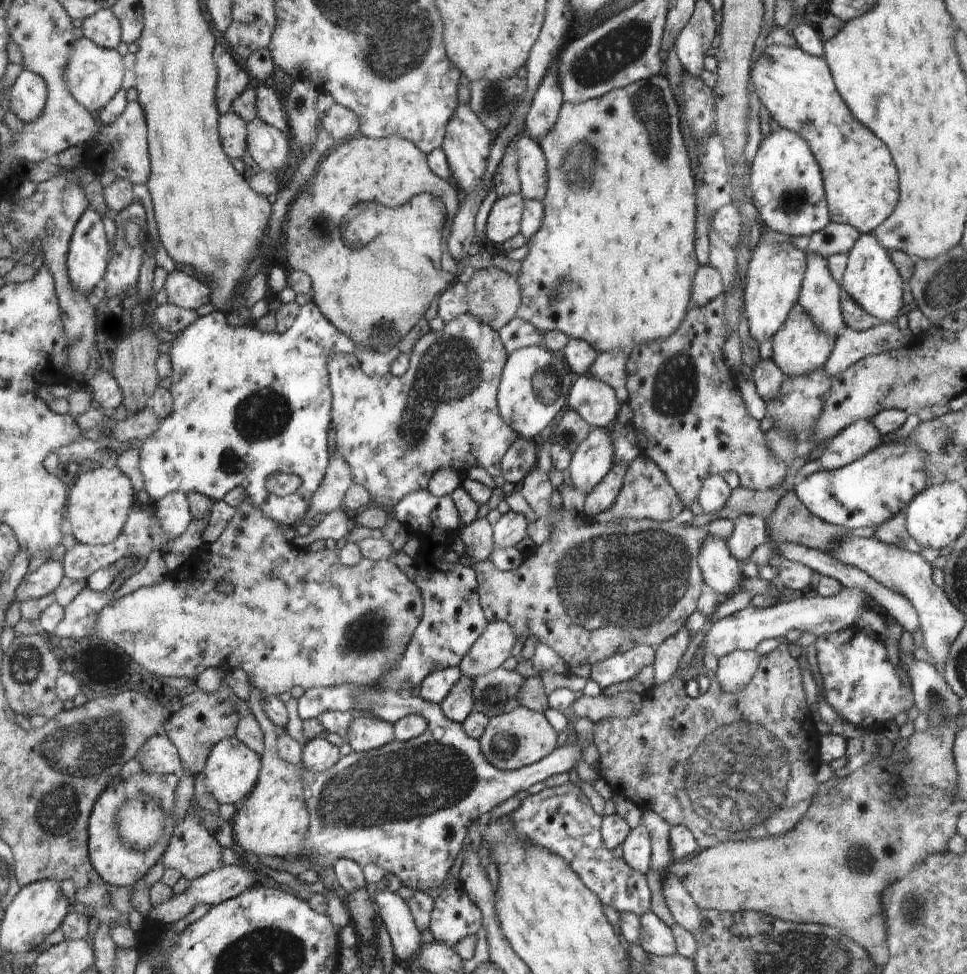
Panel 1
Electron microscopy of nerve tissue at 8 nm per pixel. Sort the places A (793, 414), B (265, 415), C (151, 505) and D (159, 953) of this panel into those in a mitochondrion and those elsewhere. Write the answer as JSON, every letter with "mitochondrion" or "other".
{"A":"mitochondrion","B":"mitochondrion","C":"other","D":"other"}

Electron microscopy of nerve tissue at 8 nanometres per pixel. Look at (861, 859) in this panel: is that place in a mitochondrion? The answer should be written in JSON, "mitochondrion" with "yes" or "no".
{"mitochondrion":"yes"}

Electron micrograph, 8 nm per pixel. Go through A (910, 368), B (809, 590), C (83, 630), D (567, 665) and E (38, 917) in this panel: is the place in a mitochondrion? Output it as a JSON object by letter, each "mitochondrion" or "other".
{"A":"other","B":"other","C":"other","D":"other","E":"other"}

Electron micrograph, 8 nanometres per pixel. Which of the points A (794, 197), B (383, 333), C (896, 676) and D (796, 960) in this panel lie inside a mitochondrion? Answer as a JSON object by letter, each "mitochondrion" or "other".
{"A":"mitochondrion","B":"mitochondrion","C":"other","D":"mitochondrion"}

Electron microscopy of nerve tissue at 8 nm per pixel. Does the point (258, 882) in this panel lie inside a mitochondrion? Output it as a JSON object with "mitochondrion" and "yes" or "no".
{"mitochondrion":"no"}

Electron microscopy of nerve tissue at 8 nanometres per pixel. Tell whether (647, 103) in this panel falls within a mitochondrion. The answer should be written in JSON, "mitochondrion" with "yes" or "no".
{"mitochondrion":"yes"}

